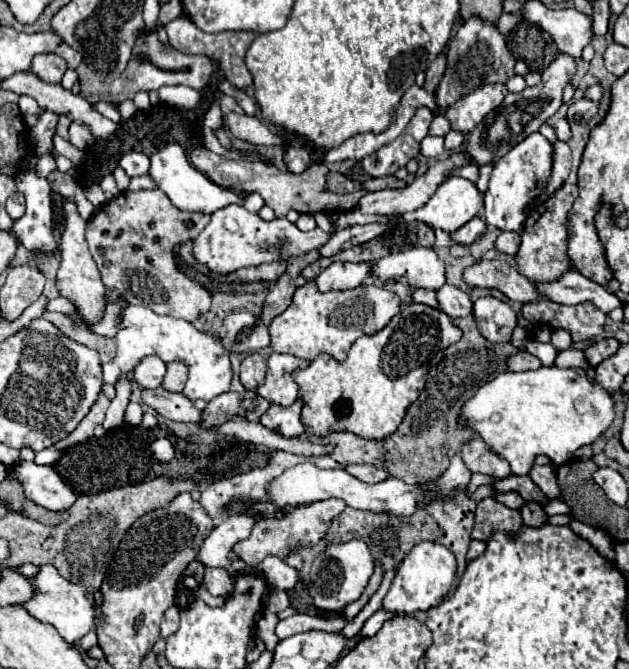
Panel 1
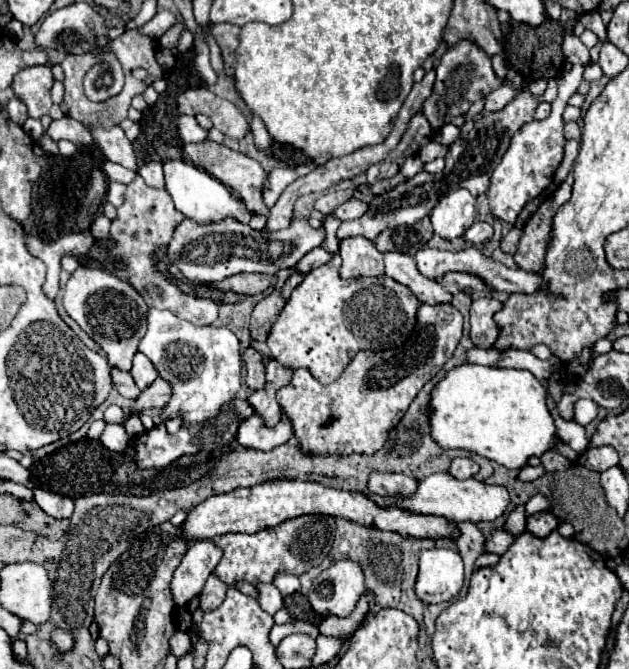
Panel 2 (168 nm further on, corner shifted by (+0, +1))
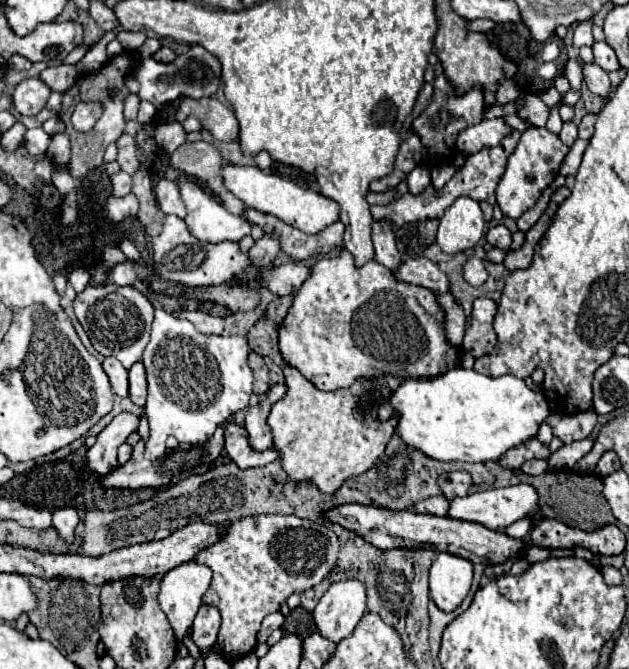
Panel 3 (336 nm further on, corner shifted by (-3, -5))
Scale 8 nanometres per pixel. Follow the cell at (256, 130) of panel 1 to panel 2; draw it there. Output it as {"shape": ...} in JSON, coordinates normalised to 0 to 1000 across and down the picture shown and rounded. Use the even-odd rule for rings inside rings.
{"shape":[[[299,133],[283,145],[283,166],[293,172],[328,172],[340,190],[359,205],[385,208],[394,196],[391,175],[366,151],[340,142],[331,133]]]}

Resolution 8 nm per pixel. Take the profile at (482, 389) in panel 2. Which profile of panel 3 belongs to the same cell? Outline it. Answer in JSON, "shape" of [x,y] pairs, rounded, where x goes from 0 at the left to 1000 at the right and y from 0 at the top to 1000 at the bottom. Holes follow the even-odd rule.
{"shape":[[[720,549],[685,570],[647,567],[618,599],[606,605],[603,626],[634,617],[631,647],[641,662],[669,671],[698,689],[771,692],[793,689],[809,671],[851,656],[860,632],[873,623],[863,587],[844,584],[819,561],[774,564],[755,552]]]}

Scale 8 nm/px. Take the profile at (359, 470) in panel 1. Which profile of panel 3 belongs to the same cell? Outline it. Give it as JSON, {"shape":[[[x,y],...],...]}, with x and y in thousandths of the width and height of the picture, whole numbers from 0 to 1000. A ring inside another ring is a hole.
{"shape":[[[704,740],[682,743],[682,746],[672,746],[657,755],[657,764],[663,764],[663,767],[685,767],[685,770],[701,770],[701,773],[711,770],[711,761],[714,761],[714,752]]]}

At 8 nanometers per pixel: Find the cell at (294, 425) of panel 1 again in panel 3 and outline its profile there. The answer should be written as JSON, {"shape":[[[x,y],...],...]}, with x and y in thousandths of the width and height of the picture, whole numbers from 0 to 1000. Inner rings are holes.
{"shape":[[[377,632],[364,635],[358,644],[358,674],[383,701],[424,695],[444,683],[437,668],[428,668],[428,674],[402,674],[402,668],[396,668],[396,650],[390,650],[390,638]]]}

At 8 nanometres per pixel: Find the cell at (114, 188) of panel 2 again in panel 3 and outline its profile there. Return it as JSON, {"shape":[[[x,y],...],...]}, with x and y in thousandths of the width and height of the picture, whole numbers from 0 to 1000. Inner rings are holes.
{"shape":[[[202,259],[180,262],[176,274],[180,274],[180,291],[183,294],[199,294],[208,288],[208,265]]]}

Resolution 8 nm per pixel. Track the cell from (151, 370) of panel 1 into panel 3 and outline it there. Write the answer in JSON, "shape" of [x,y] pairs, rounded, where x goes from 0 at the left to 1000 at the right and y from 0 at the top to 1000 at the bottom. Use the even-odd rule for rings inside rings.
{"shape":[[[215,543],[205,552],[205,593],[215,605],[227,608],[231,596],[234,596],[234,561],[231,561],[231,549],[227,543]]]}

